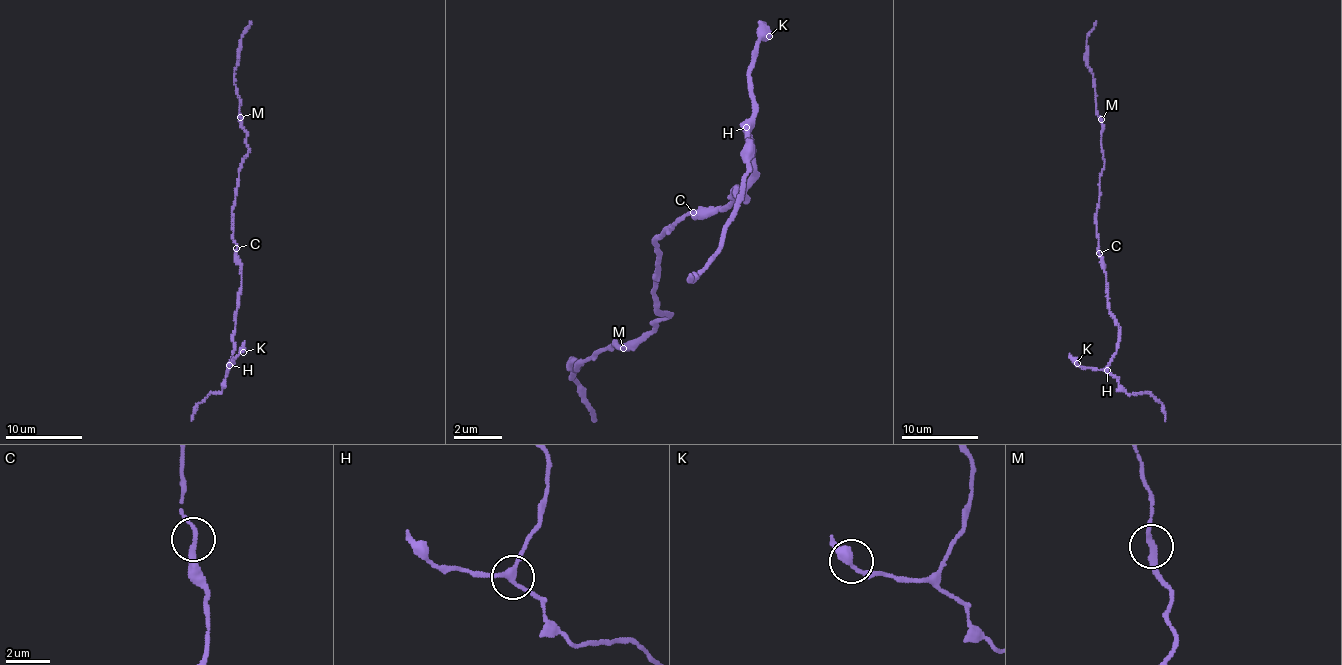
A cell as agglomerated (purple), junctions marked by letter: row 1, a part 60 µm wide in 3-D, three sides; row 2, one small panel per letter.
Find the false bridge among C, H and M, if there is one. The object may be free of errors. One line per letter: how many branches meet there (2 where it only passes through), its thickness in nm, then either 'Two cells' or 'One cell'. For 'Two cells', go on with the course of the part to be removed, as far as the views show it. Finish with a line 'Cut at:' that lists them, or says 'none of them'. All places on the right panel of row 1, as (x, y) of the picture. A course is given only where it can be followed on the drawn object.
C: Branches: 2. Thickness 200 nm. One cell
H: Branches: 3. Thickness 240 nm. Two cells. Course of the part to remove: (1108, 371), (1128, 393), (1151, 393), (1159, 399), (1165, 421)
M: Branches: 2. Thickness 260 nm. One cell
Cut at: H

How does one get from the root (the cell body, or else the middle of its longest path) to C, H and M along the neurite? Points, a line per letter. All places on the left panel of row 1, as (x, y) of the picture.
C: (233, 233), (237, 248)
H: (233, 233), (236, 261), (241, 272), (241, 290), (229, 365)
M: (233, 233), (231, 207), (242, 158), (248, 152), (246, 130), (240, 118)

